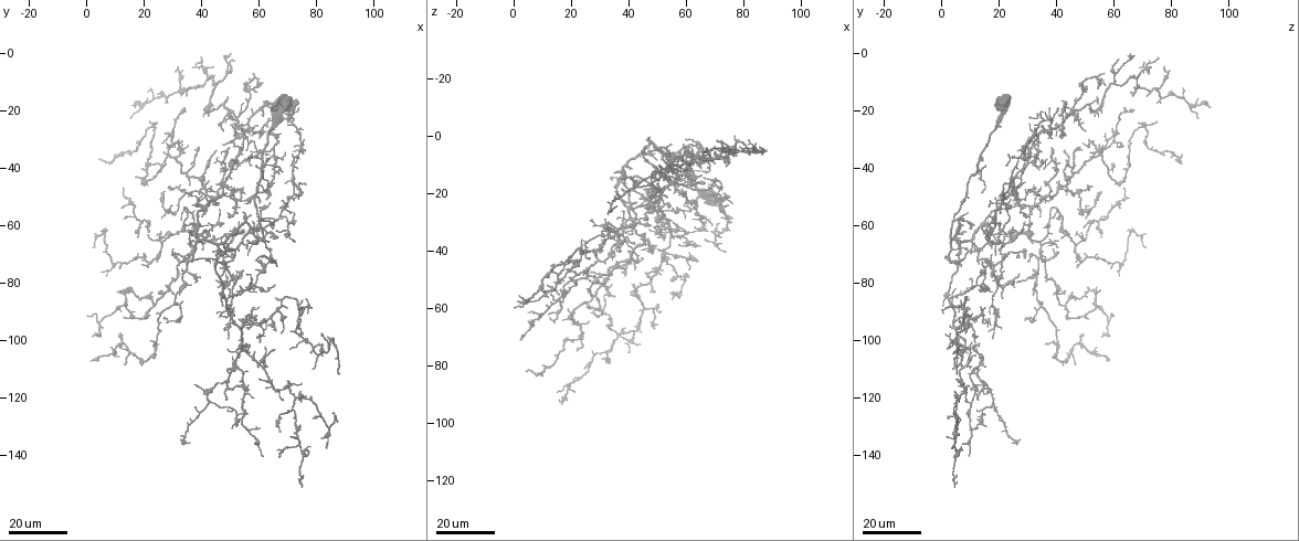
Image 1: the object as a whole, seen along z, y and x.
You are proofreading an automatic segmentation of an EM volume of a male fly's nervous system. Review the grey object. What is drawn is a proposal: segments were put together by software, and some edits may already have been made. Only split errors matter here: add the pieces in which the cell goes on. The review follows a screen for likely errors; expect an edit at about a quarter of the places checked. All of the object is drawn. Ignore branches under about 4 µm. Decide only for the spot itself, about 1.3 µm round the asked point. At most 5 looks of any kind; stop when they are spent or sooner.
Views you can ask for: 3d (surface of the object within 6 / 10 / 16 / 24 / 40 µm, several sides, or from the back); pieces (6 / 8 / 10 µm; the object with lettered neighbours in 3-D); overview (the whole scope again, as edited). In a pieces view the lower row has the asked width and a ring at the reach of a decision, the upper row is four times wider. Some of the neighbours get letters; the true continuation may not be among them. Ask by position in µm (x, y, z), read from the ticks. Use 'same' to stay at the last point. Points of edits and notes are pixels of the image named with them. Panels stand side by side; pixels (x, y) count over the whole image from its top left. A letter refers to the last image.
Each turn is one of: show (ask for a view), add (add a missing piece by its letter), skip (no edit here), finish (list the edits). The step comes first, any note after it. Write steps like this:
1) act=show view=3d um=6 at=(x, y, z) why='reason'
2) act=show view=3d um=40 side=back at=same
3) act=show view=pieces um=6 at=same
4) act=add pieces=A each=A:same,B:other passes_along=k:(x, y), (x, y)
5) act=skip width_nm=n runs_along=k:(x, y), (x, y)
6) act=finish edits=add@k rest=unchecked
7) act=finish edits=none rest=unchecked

act=show view=3d um=24 at=(66, 81, 13) why='free end'

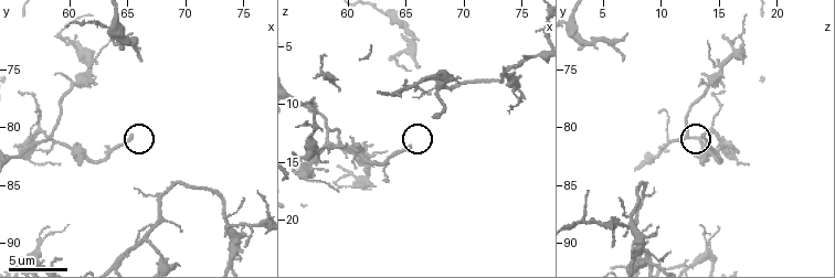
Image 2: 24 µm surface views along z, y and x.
act=show view=pieces um=6 at=(65.4, 80.8, 13.6) why='see the neighbours'

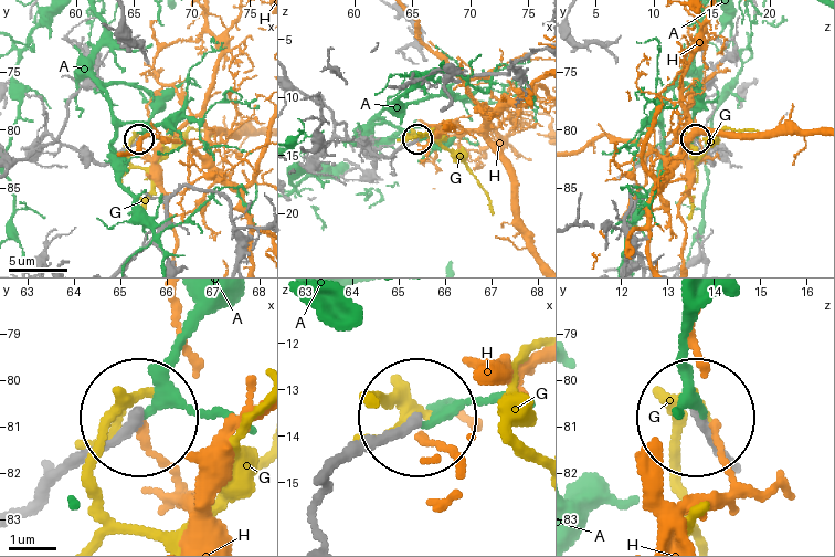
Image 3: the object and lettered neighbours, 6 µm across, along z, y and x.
act=skip width_nm=220 each=A:other,G:other,H:other runs_along=3:(297, 87), (329, 112), (338, 135), (377, 155), (414, 139) found='no lettered piece goes on from it'

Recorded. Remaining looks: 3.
act=show view=3d um=16 at=(35, 73, 13) why='free end'

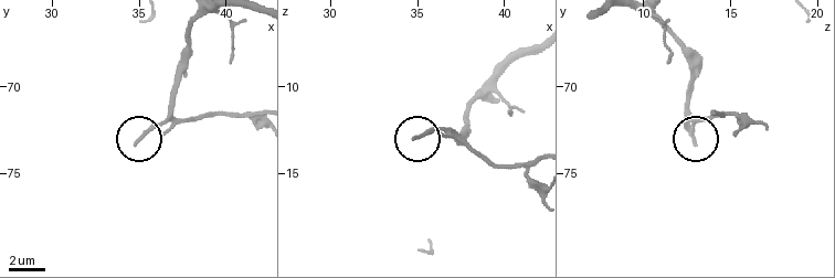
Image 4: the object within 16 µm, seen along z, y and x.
act=show view=pieces um=8 at=(34.8, 73.4, 12.9)

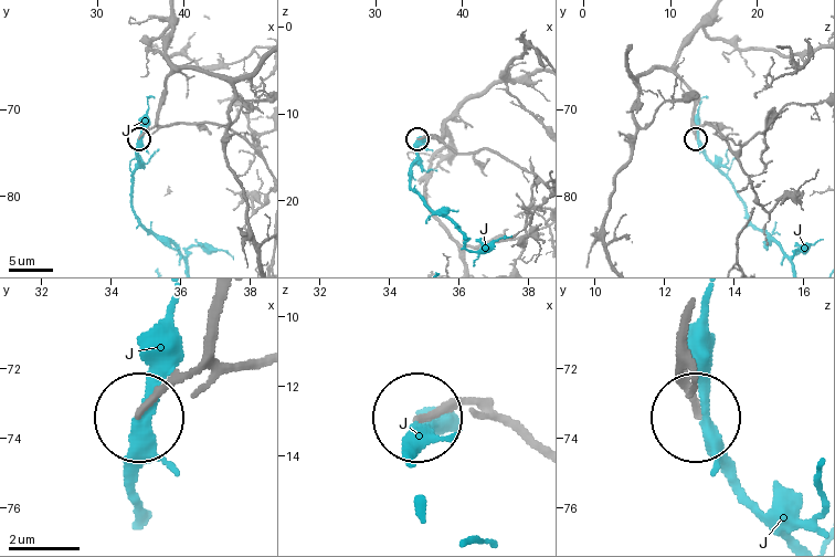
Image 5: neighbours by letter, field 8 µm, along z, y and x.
act=add pieces=J each=J:same found='the cell continues'

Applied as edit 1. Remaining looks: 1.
act=finish edits=add@5 rest=unchecked

